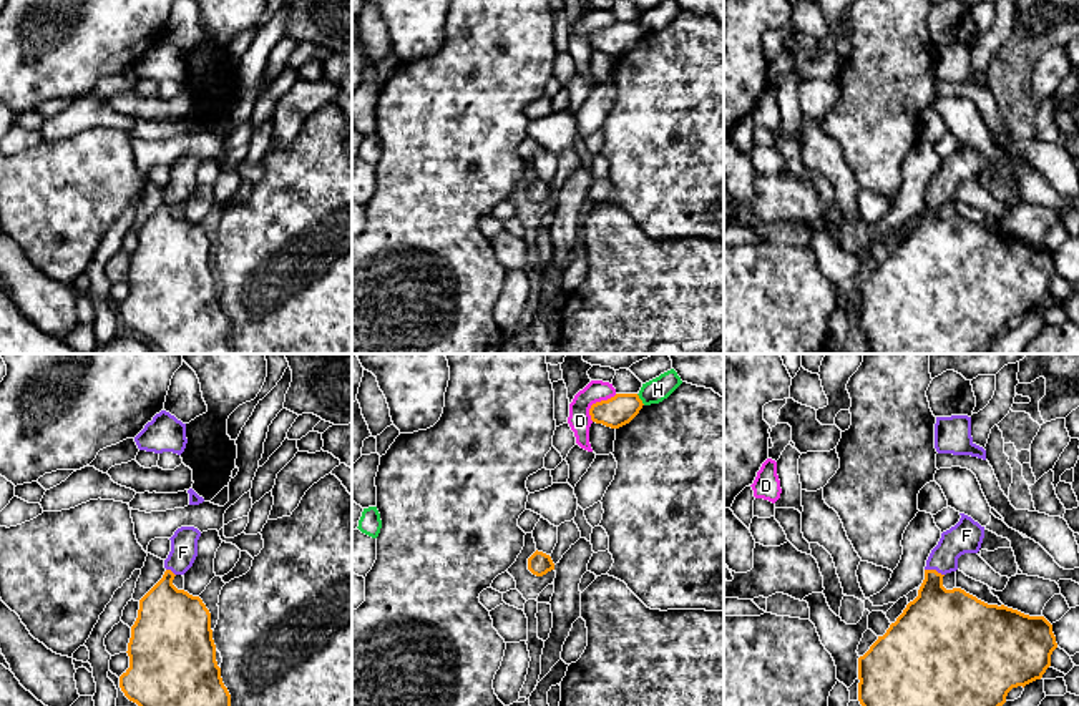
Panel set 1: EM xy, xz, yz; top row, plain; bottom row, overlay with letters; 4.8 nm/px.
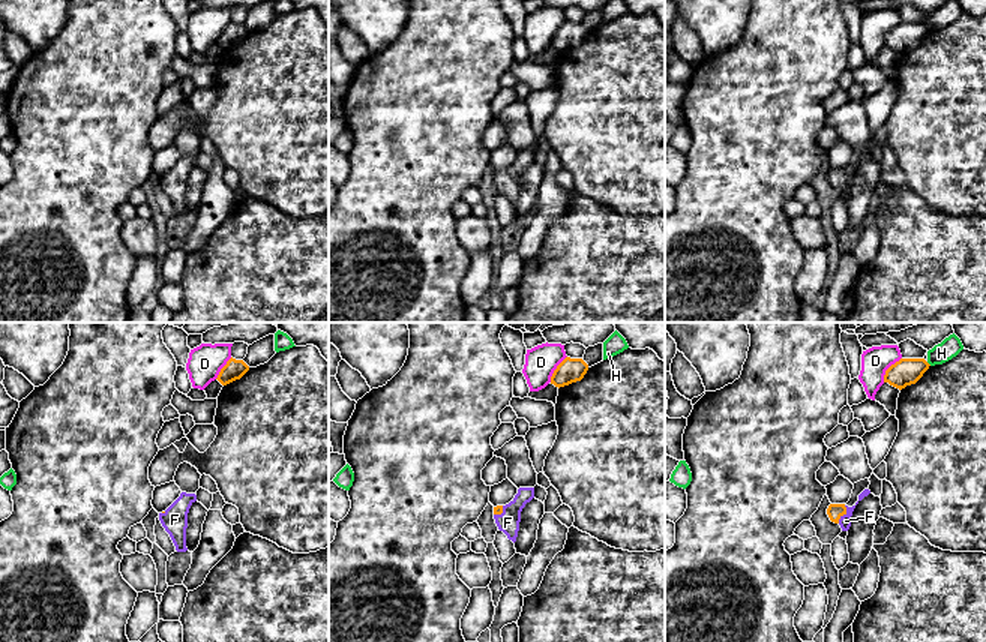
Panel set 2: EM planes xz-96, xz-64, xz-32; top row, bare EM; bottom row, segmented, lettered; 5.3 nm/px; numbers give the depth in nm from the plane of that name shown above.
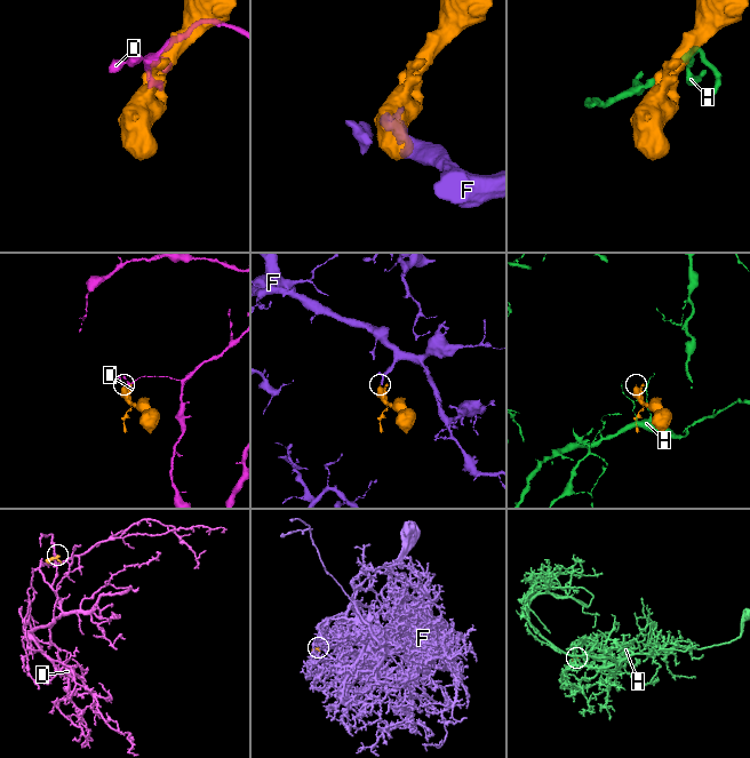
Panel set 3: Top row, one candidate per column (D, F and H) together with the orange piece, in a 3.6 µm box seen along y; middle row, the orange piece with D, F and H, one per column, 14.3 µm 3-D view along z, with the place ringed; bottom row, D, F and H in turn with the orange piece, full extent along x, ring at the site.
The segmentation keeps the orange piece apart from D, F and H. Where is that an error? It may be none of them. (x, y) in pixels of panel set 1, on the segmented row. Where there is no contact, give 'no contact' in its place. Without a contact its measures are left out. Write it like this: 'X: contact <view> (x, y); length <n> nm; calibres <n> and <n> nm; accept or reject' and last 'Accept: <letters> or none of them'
D: contact xz (596, 402); length 180 nm; calibres 150 and 110 nm; reject
F: contact yz (935, 570); length 100 nm; calibres 320 and 160 nm; accept
H: contact xz (639, 399); length 70 nm; calibres 150 and 120 nm; reject
Accept: F

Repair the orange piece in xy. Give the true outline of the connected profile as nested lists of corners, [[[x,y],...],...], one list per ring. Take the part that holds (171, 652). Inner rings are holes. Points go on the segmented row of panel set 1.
[[[181,527],[171,540],[163,578],[139,600],[138,618],[128,643],[129,668],[120,676],[124,696],[138,706],[231,706],[231,694],[222,683],[216,661],[211,613],[199,596],[173,585],[198,556],[201,532]]]

